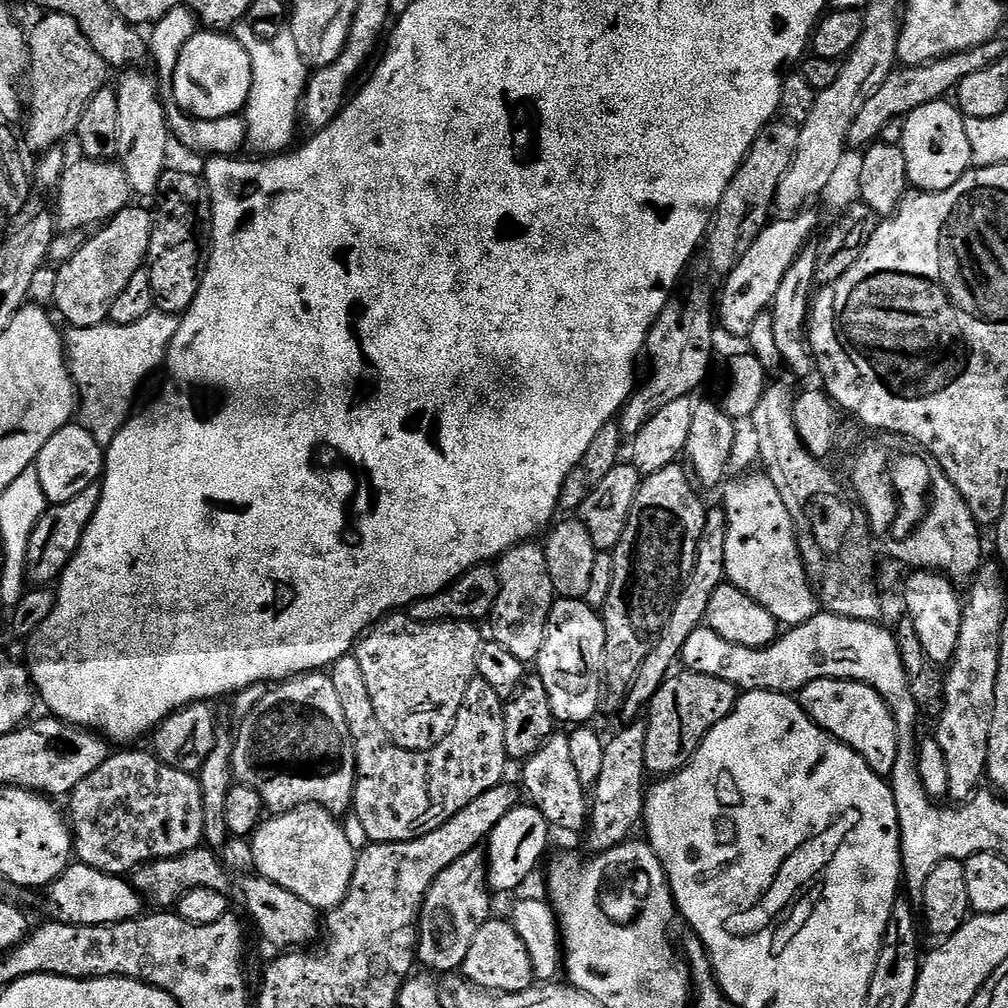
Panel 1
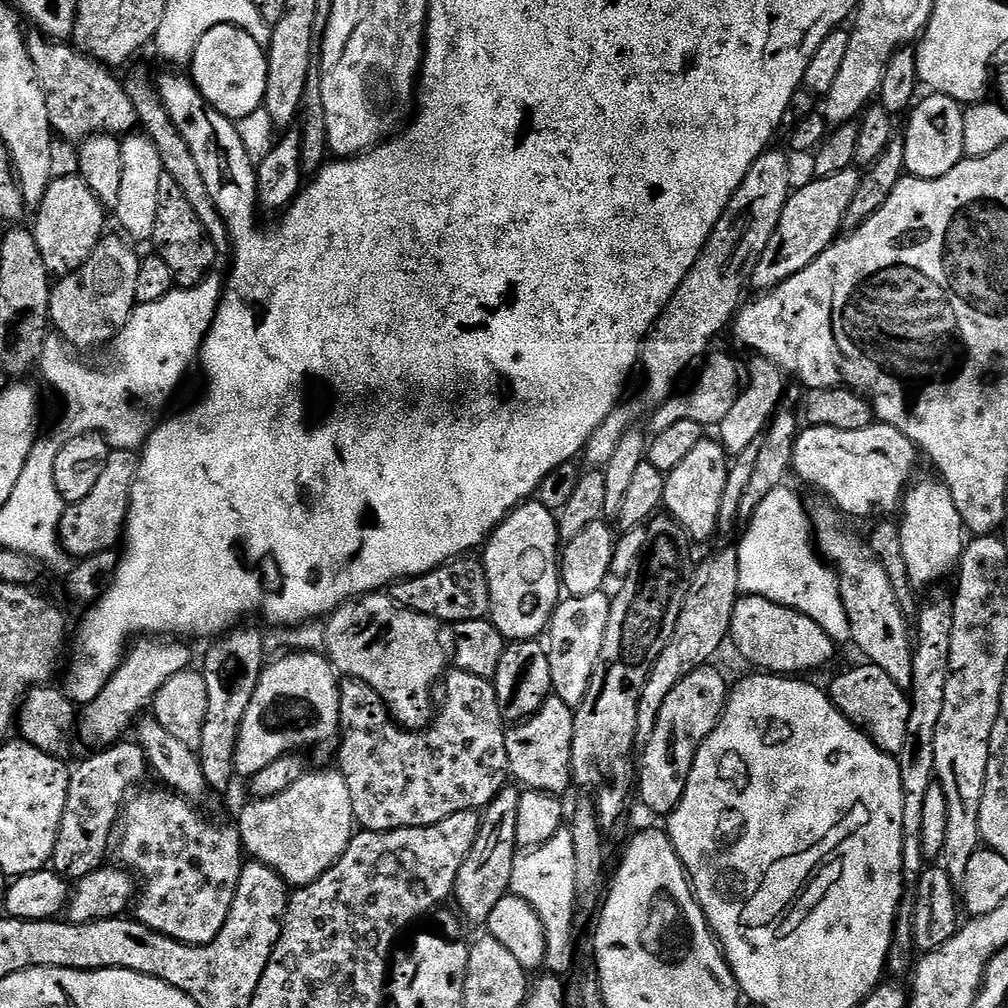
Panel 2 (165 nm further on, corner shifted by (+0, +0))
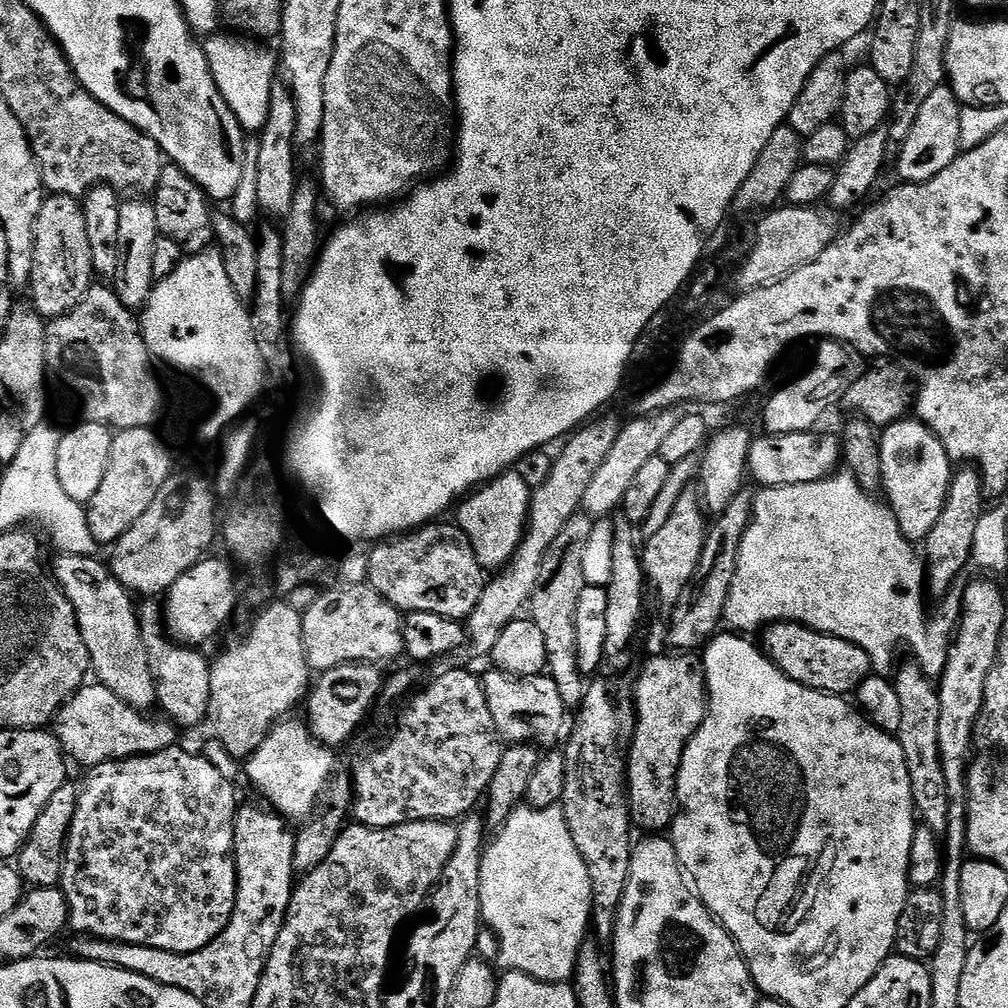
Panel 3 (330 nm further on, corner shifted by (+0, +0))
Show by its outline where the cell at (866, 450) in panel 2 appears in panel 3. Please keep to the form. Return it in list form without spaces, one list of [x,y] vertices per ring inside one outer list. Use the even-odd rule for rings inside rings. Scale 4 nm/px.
[[[813,430],[804,433],[782,434],[781,436],[761,435],[749,446],[747,475],[752,476],[764,488],[781,488],[806,482],[818,482],[831,476],[841,467],[841,437],[828,432]]]

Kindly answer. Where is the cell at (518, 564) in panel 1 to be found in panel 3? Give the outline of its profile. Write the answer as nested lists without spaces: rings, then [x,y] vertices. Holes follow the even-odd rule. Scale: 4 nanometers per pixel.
[[[509,470],[503,472],[495,480],[489,480],[487,484],[475,489],[459,501],[458,507],[455,509],[455,512],[457,511],[456,517],[454,517],[455,523],[460,531],[466,534],[466,538],[470,538],[470,542],[474,546],[474,554],[478,554],[478,562],[485,570],[503,569],[516,559],[516,554],[524,542],[524,534],[528,531],[528,511],[532,505],[533,491],[515,470]]]

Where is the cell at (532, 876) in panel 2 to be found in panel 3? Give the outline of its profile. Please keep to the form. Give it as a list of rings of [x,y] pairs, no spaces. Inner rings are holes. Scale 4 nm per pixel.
[[[521,806],[516,808],[508,820],[499,825],[496,837],[491,837],[490,843],[484,849],[484,857],[480,863],[480,914],[483,923],[496,935],[500,943],[498,964],[501,969],[509,972],[521,972],[551,984],[562,984],[571,981],[576,973],[576,959],[581,946],[590,932],[592,922],[592,891],[590,890],[590,874],[586,862],[582,862],[582,854],[578,854],[578,846],[574,846],[574,838],[570,838],[570,826],[566,826],[563,807],[555,808],[529,808]]]

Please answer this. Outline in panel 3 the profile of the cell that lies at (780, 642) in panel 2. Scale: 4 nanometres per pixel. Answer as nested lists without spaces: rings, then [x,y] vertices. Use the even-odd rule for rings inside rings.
[[[779,620],[777,624],[767,625],[763,629],[763,651],[794,682],[810,690],[828,692],[831,696],[847,697],[848,692],[855,693],[866,677],[873,675],[872,660],[854,642],[846,642],[837,636],[825,632],[815,632],[804,624],[795,624],[792,620]]]

